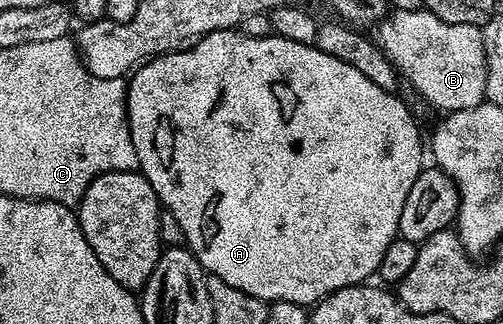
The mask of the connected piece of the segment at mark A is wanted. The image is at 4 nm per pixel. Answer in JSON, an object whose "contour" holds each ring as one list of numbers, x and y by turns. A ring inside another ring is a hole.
{"contour":[[238,29,230,31,214,31,208,35,196,38,195,42,178,50,156,55,134,68,133,74,127,83,127,124,129,133,133,137,133,149,137,149,138,170,153,185,153,193,157,193,160,204,173,217,177,217,177,225,181,225,186,246,195,255,195,259,207,275,216,275,225,281,225,285,233,285,233,289,241,289,258,299,266,299,268,304,273,303,298,303,300,305,314,305,325,296,343,287,354,287,368,282,370,275,374,276,381,265,381,257,385,257,385,249,396,239,401,221,401,209,405,209,405,197,409,197,409,189,413,189,413,181,417,181,419,172,424,170,423,155,425,159,425,139,419,136,419,127,411,116,411,111,398,99,398,94,381,89,381,85,373,85,369,77,364,77,353,65,345,65,345,61,337,61,337,57,329,57,329,53,321,53,314,45,299,44,289,41,274,33,265,37,245,37]]}

